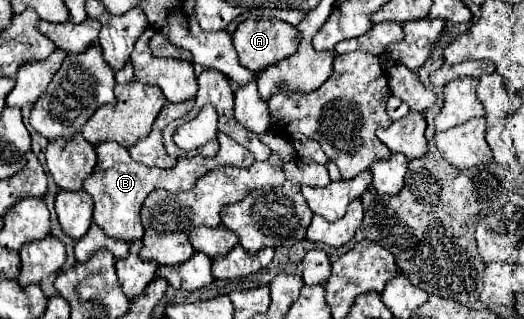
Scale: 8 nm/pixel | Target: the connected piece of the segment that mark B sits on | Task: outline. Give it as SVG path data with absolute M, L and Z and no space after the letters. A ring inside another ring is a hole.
M217 132L219 138L219 154L215 158L203 158L203 156L193 156L193 158L179 158L175 168L163 170L163 168L149 168L145 164L135 162L129 152L113 142L113 140L105 140L99 142L95 146L97 150L97 166L95 172L91 176L85 178L83 182L83 190L87 194L91 194L95 208L93 208L93 222L97 226L101 226L105 230L105 234L109 234L111 238L121 238L125 242L131 240L141 240L143 238L143 226L141 226L141 218L139 218L139 210L145 202L145 198L157 190L157 188L167 188L171 192L183 192L183 190L191 190L199 178L203 178L207 172L221 168L221 166L239 166L239 168L249 168L255 158L253 154L237 144L235 140L231 140L227 134Z

